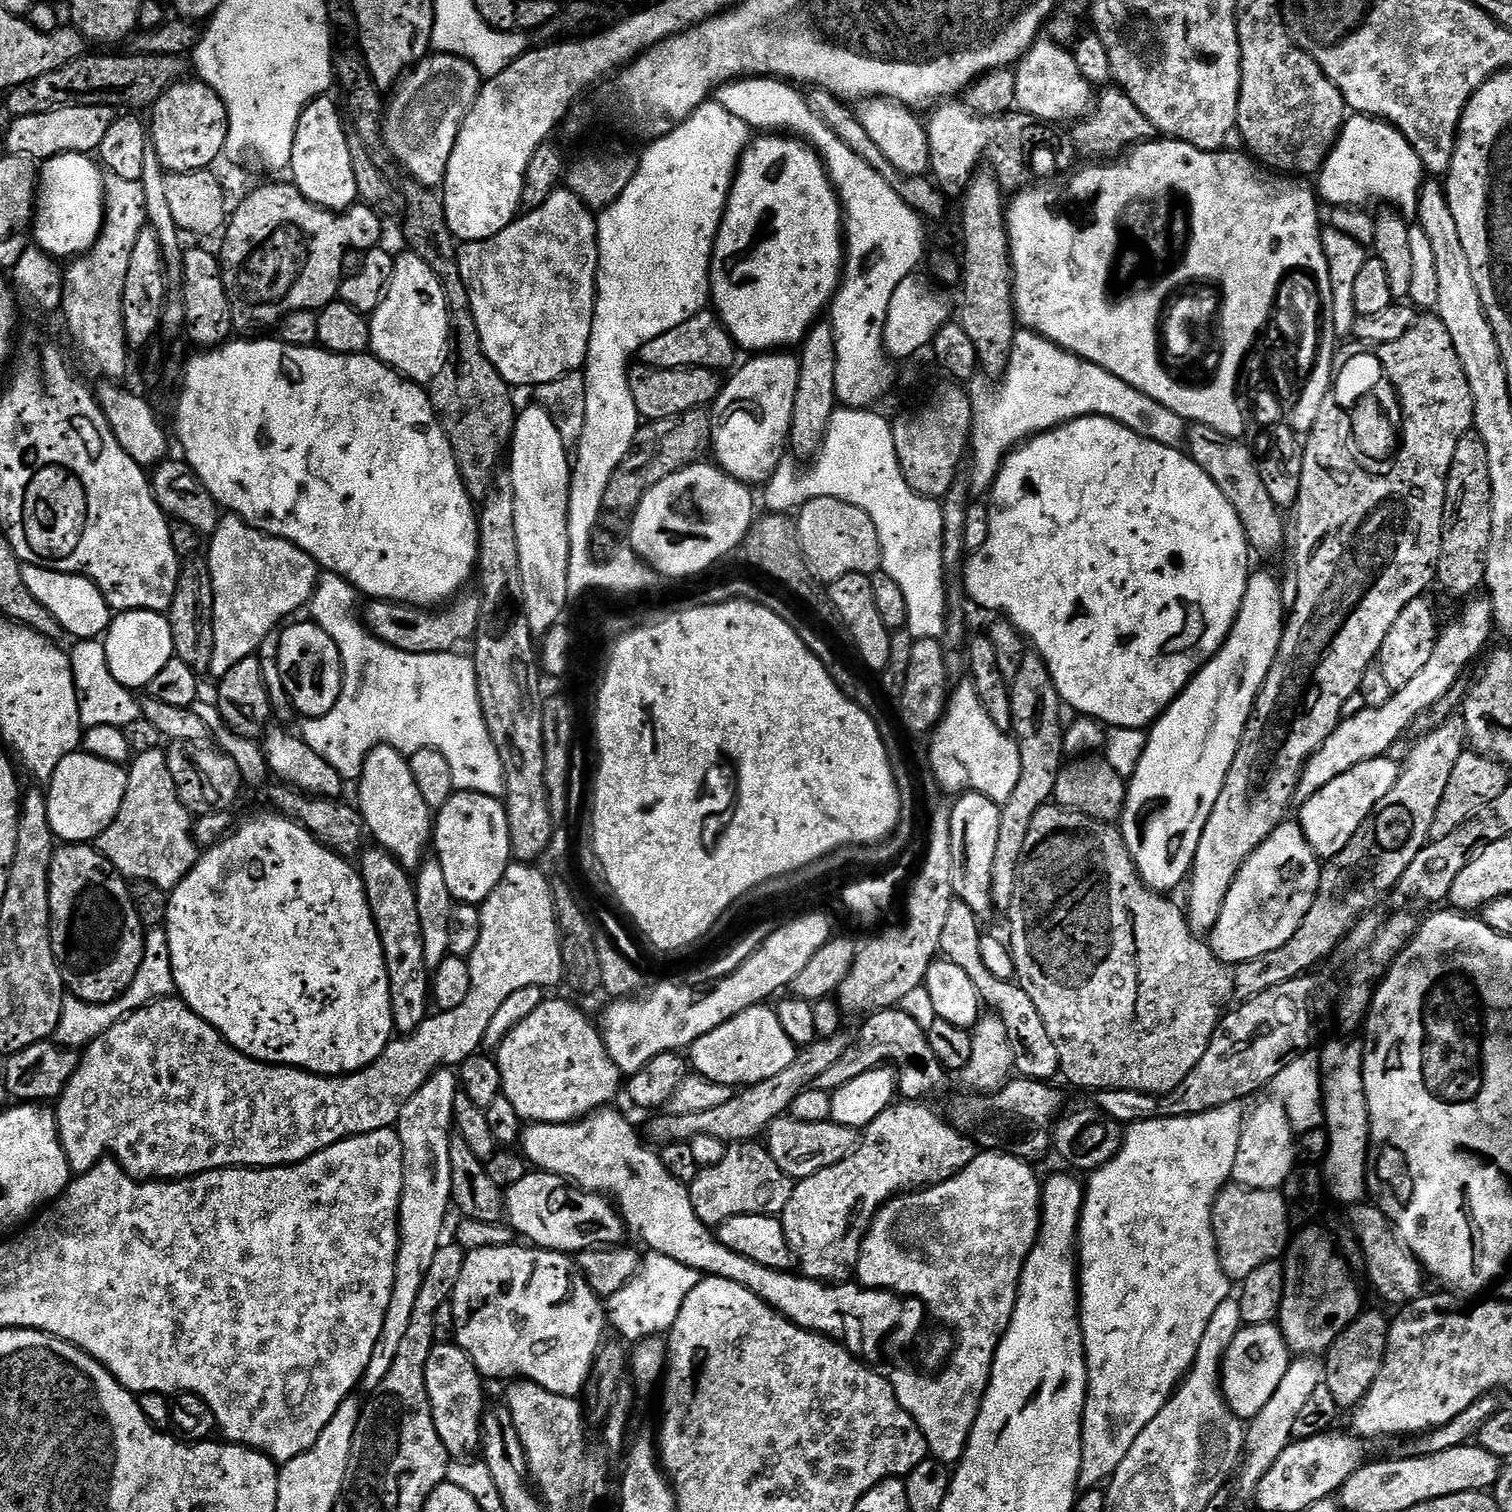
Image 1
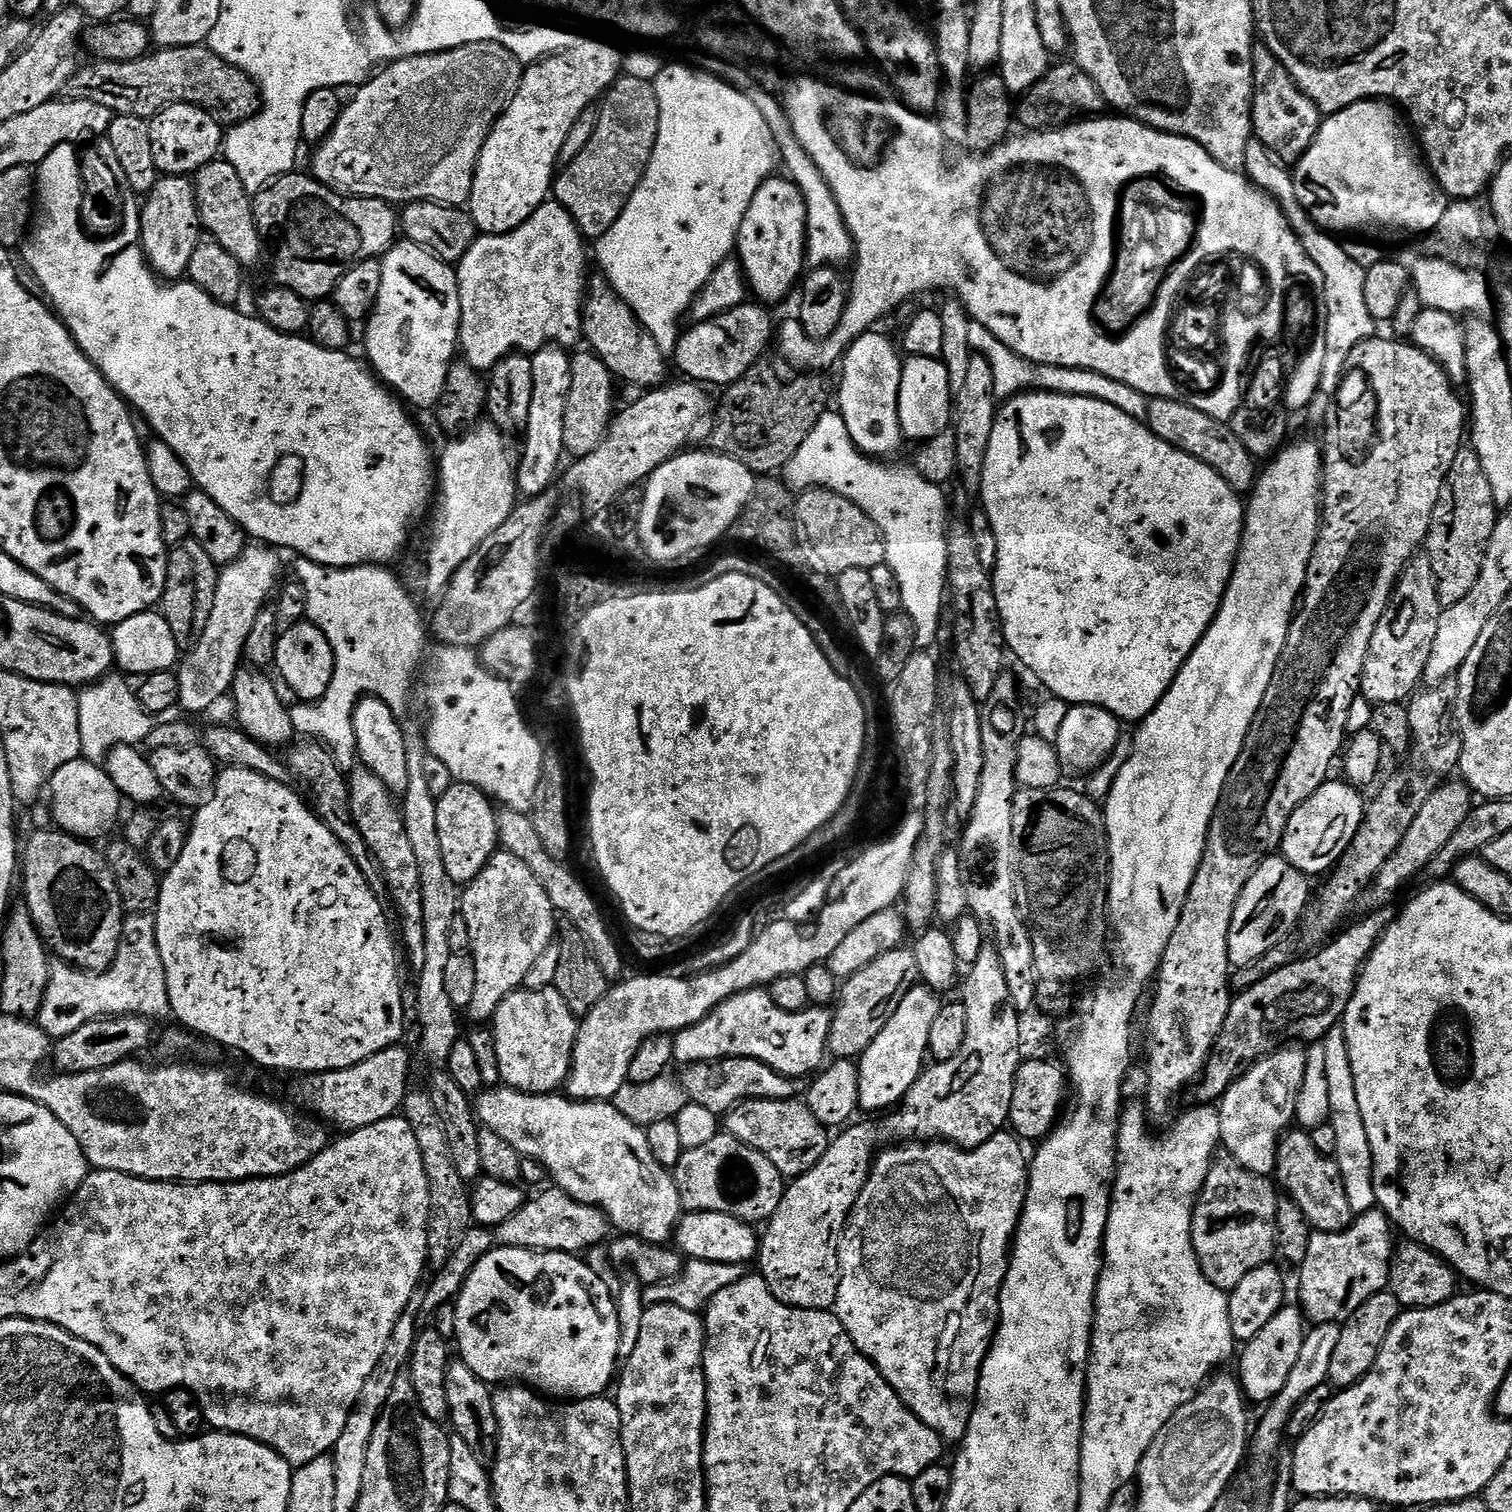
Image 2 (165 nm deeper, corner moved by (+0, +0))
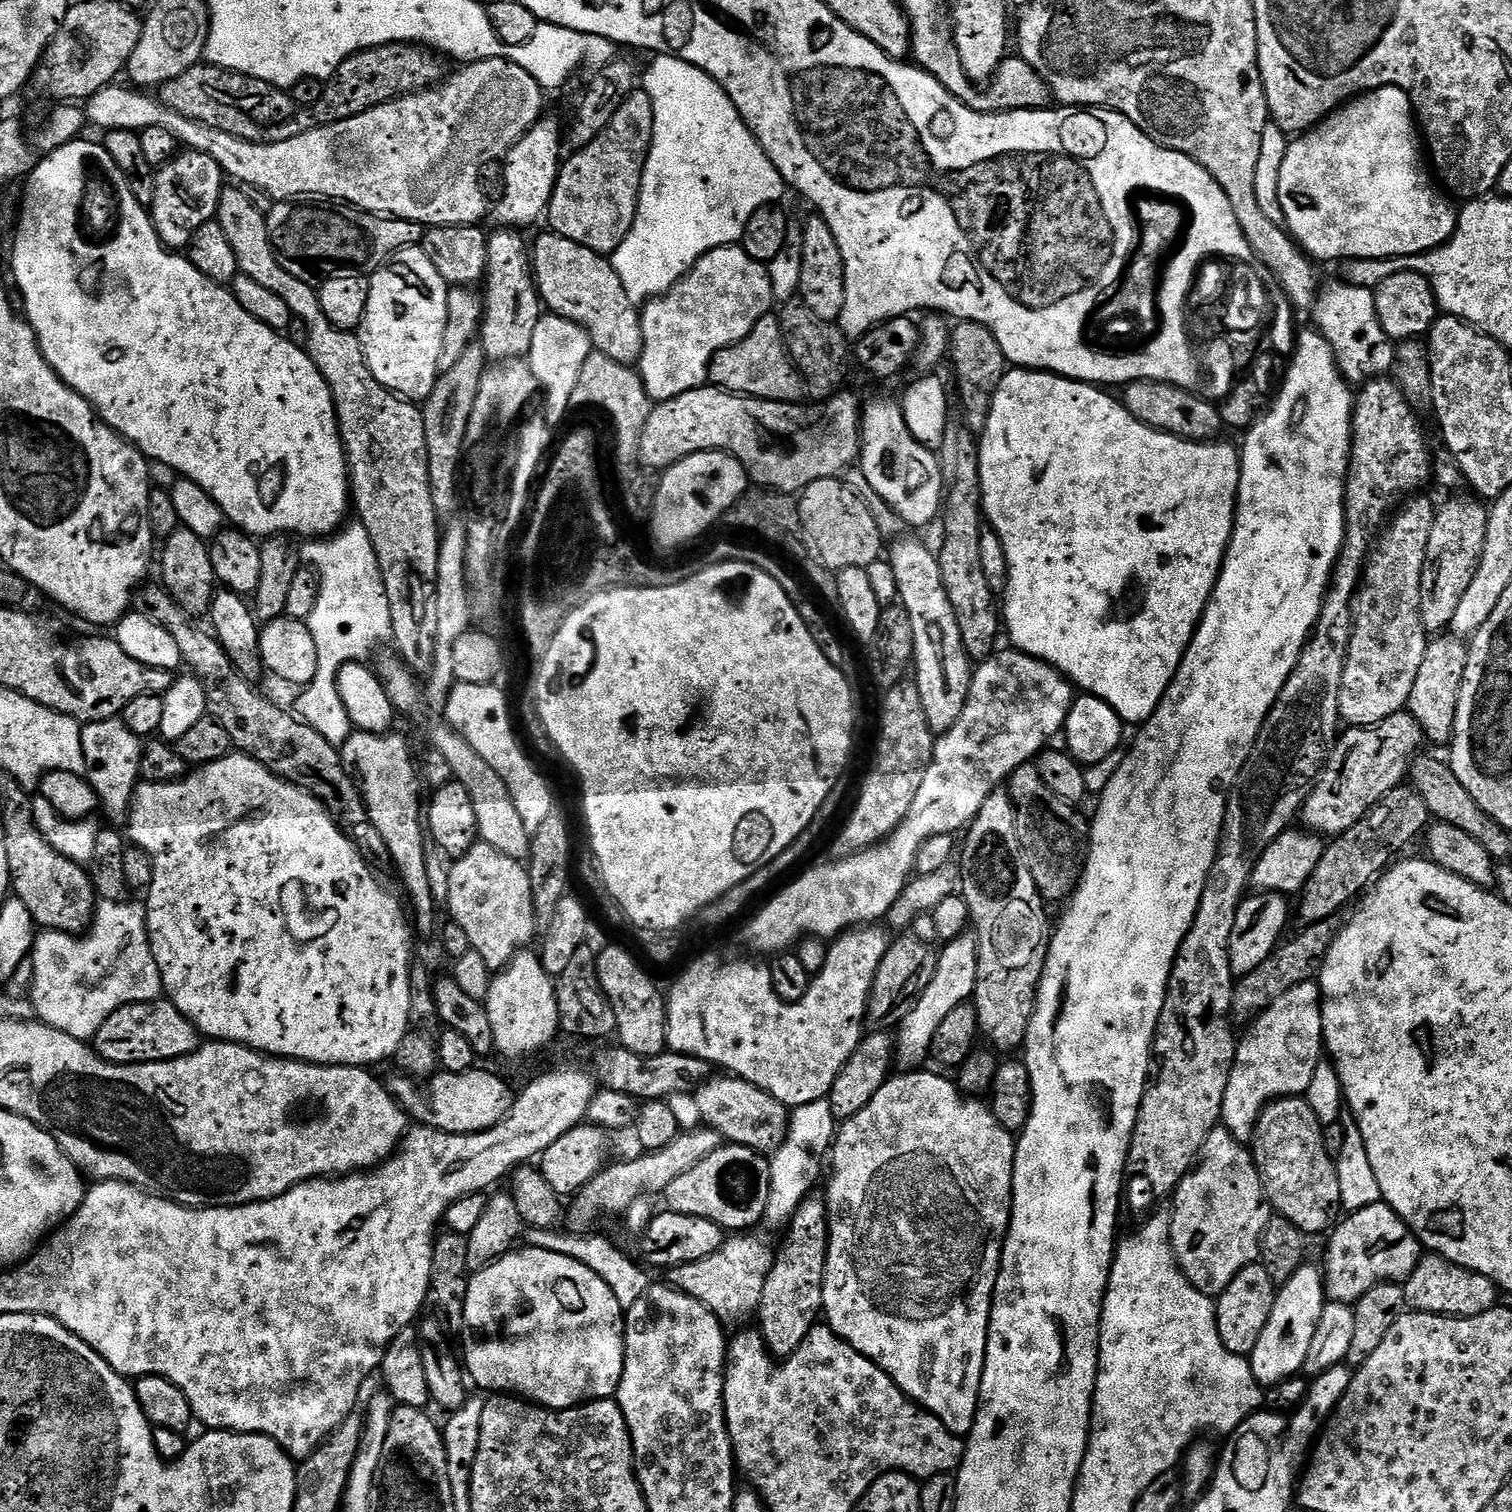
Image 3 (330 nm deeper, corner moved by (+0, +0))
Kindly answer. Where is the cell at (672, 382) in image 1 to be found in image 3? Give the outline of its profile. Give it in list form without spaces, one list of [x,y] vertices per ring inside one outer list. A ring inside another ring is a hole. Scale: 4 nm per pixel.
[[[544,230],[536,244],[534,240],[530,255],[536,290],[543,307],[551,315],[582,326],[593,349],[606,354],[606,358],[614,358],[614,362],[629,366],[639,365],[642,354],[641,309],[630,302],[611,259],[594,250],[586,250],[586,246],[578,246],[578,242],[570,242],[570,238],[562,238],[551,230]]]

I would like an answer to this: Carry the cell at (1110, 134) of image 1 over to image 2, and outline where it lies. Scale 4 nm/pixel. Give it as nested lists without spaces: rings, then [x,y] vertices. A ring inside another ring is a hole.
[[[1074,62],[1068,64],[1053,63],[1040,81],[1034,82],[1031,89],[1019,97],[1014,116],[1019,127],[1024,130],[1048,130],[1053,126],[1063,126],[1079,121],[1081,118],[1096,118],[1105,111],[1104,95],[1096,89],[1096,83],[1090,74],[1083,72]]]

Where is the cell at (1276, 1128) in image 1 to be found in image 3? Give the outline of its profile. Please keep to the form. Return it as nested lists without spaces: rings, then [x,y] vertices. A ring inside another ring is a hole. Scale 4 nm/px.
[[[1310,979],[1294,986],[1294,990],[1286,990],[1245,1032],[1248,1033],[1239,1037],[1236,1046],[1220,1119],[1234,1138],[1248,1142],[1267,1104],[1286,1096],[1303,1097],[1310,1078],[1314,1078],[1314,1066],[1318,1066],[1325,1051],[1319,983]]]

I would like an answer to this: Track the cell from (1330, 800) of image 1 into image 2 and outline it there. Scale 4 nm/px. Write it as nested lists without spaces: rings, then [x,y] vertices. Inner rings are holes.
[[[1343,779],[1325,780],[1322,787],[1314,790],[1314,794],[1290,814],[1279,846],[1284,861],[1309,878],[1331,873],[1344,859],[1345,852],[1352,847],[1352,839],[1364,824],[1366,800],[1360,796],[1363,795]]]

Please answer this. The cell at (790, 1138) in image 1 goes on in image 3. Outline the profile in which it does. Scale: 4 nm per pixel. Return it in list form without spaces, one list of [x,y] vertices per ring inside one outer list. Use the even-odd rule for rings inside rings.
[[[716,1074],[696,1087],[701,1125],[713,1128],[727,1143],[741,1144],[761,1154],[771,1154],[788,1136],[789,1109],[778,1098],[731,1074]]]

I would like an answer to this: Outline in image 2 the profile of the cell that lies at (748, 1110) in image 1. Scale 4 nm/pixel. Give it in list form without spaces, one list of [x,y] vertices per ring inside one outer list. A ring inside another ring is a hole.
[[[901,946],[874,958],[870,966],[862,966],[858,974],[841,983],[834,1007],[831,1009],[832,1025],[828,1031],[827,1055],[837,1060],[856,1060],[882,1034],[894,1010],[902,1002],[909,988],[917,987],[920,975],[914,954]]]

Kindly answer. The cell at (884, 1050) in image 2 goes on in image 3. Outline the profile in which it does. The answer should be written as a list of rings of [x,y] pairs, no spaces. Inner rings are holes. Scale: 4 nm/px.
[[[965,934],[947,941],[939,949],[936,957],[934,978],[930,978],[930,986],[918,998],[914,1010],[902,1018],[902,1022],[895,1029],[896,1054],[894,1064],[900,1070],[916,1070],[925,1059],[929,1059],[932,1050],[932,1039],[938,1030],[938,1025],[946,1019],[946,1014],[954,1010],[954,1006],[967,1004],[975,997],[976,979],[978,978],[978,950],[975,935]]]

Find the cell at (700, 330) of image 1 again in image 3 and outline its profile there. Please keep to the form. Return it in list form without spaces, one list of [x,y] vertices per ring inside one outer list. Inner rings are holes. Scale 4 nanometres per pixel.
[[[769,314],[761,318],[742,338],[742,342],[718,350],[708,367],[708,384],[735,392],[737,396],[756,396],[760,400],[800,402],[805,399],[804,377],[792,363],[784,346],[779,315]]]

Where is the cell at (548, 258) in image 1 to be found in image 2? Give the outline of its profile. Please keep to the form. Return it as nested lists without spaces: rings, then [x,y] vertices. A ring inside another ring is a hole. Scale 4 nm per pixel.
[[[545,202],[512,232],[501,236],[477,235],[470,250],[466,250],[459,264],[455,265],[460,303],[458,348],[471,368],[484,374],[502,358],[513,354],[535,354],[549,346],[572,350],[577,347],[576,343],[581,343],[582,313],[589,279],[588,260],[590,264],[584,244],[585,237],[577,230],[576,223],[555,202]]]

